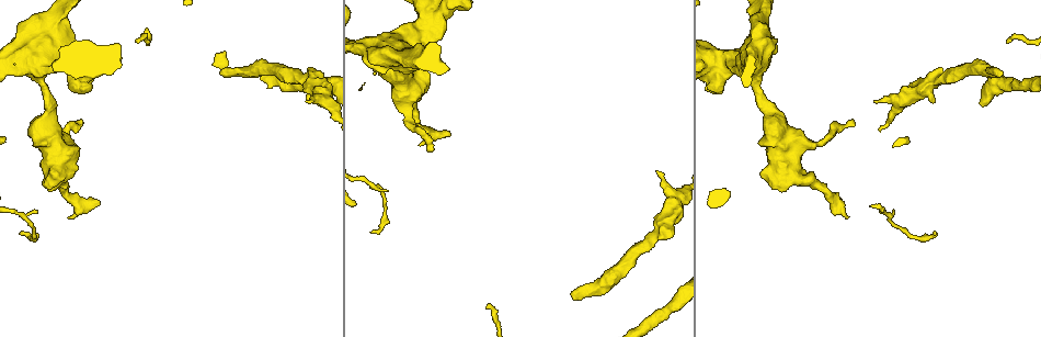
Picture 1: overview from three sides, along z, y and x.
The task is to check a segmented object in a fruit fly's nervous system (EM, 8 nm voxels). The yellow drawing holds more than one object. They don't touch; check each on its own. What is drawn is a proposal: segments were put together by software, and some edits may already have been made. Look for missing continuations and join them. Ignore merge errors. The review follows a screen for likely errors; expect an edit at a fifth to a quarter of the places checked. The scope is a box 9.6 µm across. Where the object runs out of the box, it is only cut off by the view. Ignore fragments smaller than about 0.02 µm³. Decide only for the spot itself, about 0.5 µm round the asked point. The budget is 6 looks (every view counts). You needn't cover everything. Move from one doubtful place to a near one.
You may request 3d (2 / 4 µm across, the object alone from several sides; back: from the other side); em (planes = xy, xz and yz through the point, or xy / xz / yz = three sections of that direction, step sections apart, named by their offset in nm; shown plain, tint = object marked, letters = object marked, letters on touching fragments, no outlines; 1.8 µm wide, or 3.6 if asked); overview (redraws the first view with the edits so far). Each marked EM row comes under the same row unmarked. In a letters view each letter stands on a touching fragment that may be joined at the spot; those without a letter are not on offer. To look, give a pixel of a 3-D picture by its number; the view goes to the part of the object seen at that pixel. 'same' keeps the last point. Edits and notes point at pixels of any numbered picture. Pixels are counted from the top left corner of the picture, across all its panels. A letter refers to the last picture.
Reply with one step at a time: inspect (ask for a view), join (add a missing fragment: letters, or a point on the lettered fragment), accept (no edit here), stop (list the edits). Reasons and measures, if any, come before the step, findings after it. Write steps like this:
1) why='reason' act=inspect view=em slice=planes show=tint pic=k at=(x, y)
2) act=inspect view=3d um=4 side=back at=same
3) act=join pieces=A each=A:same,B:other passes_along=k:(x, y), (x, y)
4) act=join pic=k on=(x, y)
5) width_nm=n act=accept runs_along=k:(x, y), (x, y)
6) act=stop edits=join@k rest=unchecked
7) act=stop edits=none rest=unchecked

why='a narrow waist' act=inspect view=3d um=2 pic=1 at=(829, 198)

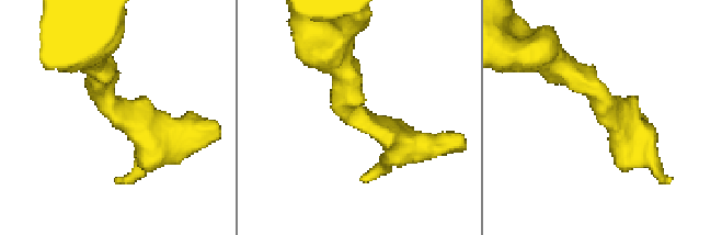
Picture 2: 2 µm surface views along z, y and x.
act=inspect view=em um=3.6 slice=xy step=4 show=tint pic=2 at=(370, 122)

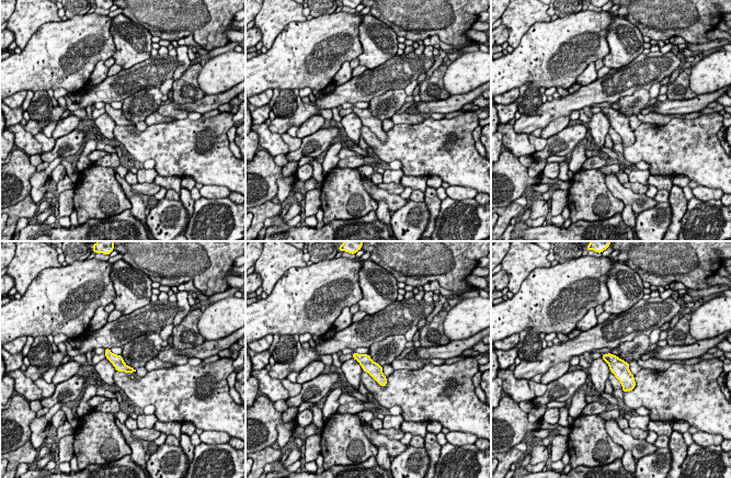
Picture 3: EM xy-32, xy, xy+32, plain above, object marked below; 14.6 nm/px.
act=inspect view=em um=3.6 slice=planes show=letters at=same

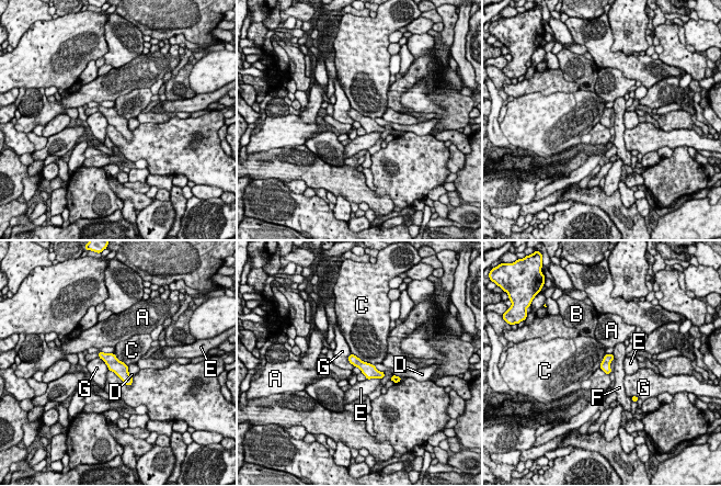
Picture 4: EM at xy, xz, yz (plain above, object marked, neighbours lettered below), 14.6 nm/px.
width_nm=160 longest_contact=C:380nm act=accept each=A:other,B:other,C:other,D:other,E:other,F:other,G:other found='none of them fits'

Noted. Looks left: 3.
why='free end' act=inspect view=em slice=xy step=16 show=letters pic=1 at=(430, 150)

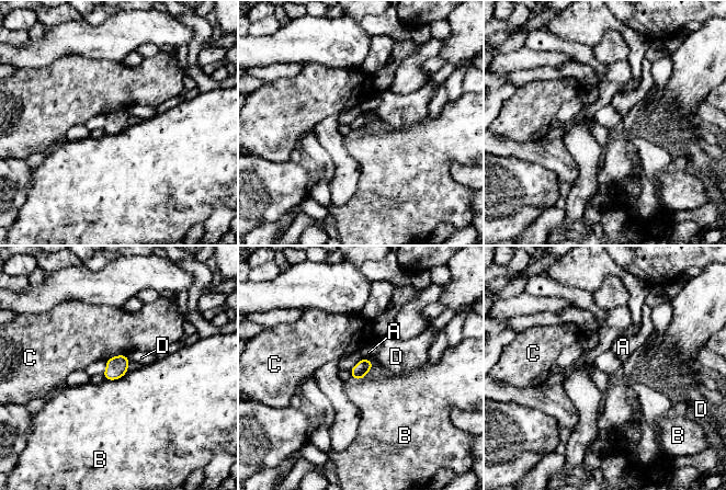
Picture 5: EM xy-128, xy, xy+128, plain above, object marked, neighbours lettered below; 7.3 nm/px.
act=accept each=A:other,B:other,C:other,D:other border=5:(363, 356), (373, 363) found='no lettered fragment goes on from it'

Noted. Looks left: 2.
act=inspect view=3d um=2 pic=1 at=(305, 101)

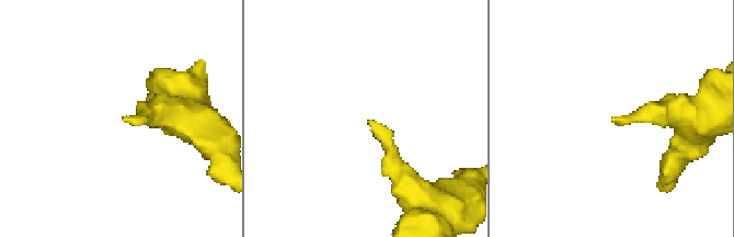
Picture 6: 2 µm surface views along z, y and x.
why='need the tissue' act=inspect view=em slice=planes show=letters pic=6 at=(614, 119)

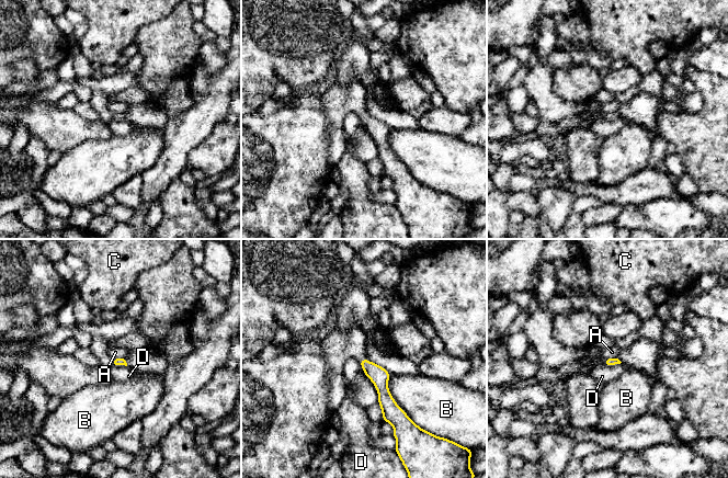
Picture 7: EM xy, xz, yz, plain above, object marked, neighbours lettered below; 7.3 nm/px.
act=accept each=A:other,B:other,C:other,D:other found='no lettered fragment goes on from it'

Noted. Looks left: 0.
act=stop edits=none rest=unchecked

